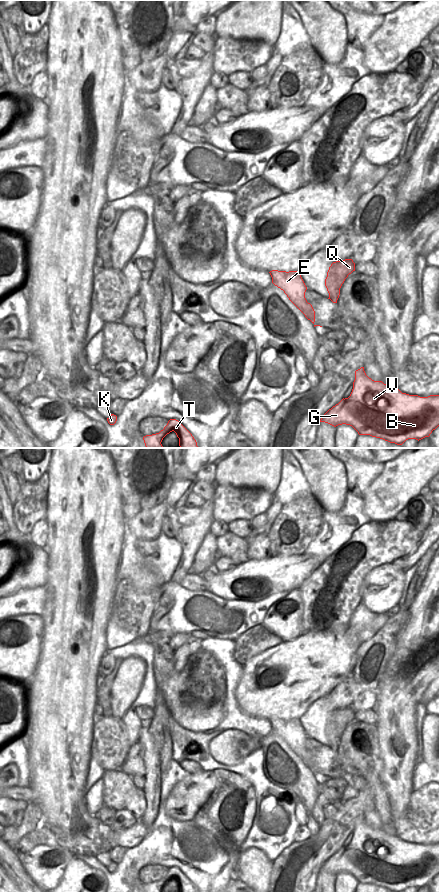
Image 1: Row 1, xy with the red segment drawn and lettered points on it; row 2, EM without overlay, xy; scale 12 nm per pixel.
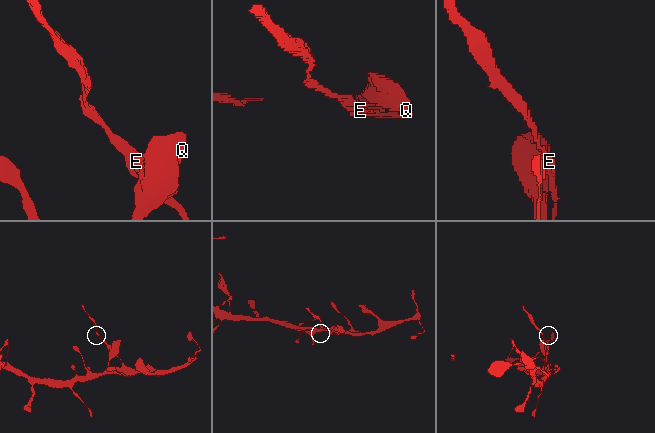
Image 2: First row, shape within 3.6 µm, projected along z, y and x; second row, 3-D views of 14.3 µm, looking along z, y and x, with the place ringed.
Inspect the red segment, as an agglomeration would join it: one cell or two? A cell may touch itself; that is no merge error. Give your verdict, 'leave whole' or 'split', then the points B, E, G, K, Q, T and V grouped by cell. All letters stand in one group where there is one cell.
leave whole | B E G K Q T V

